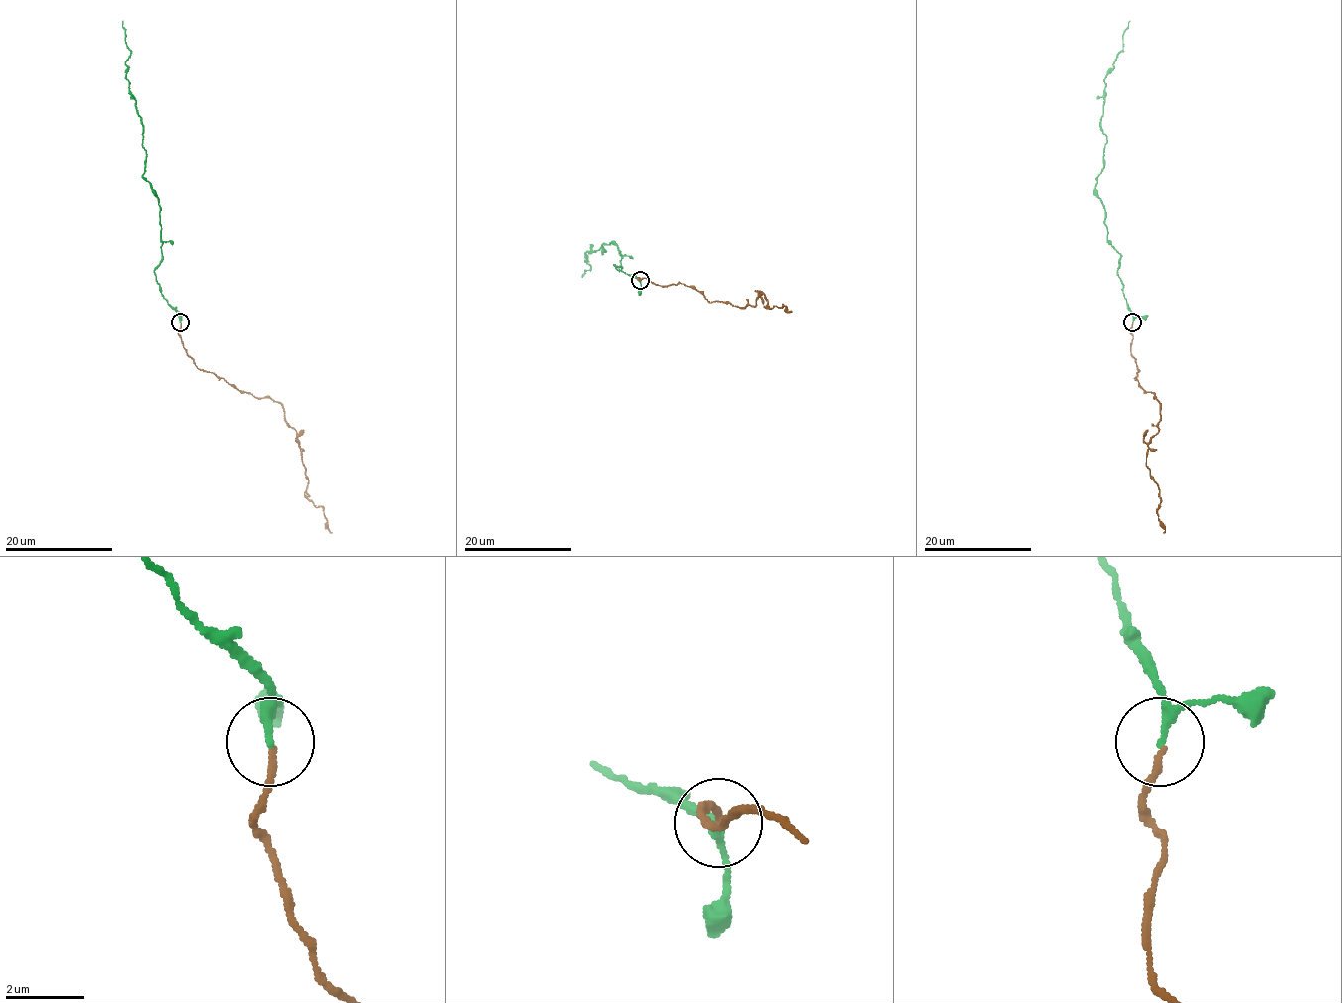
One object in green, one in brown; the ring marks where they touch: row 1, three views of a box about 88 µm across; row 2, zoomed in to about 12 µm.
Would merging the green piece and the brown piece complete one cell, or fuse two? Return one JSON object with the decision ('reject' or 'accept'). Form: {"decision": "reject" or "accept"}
{"decision": "accept"}

